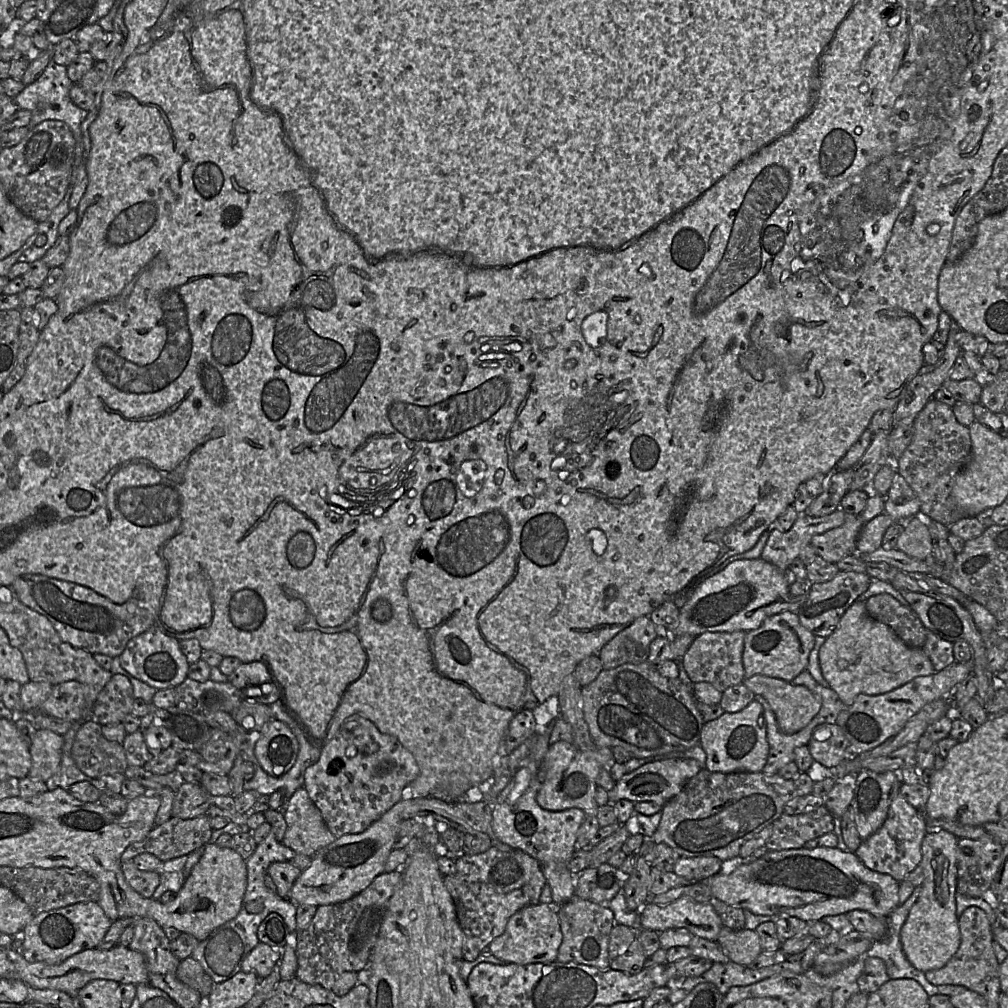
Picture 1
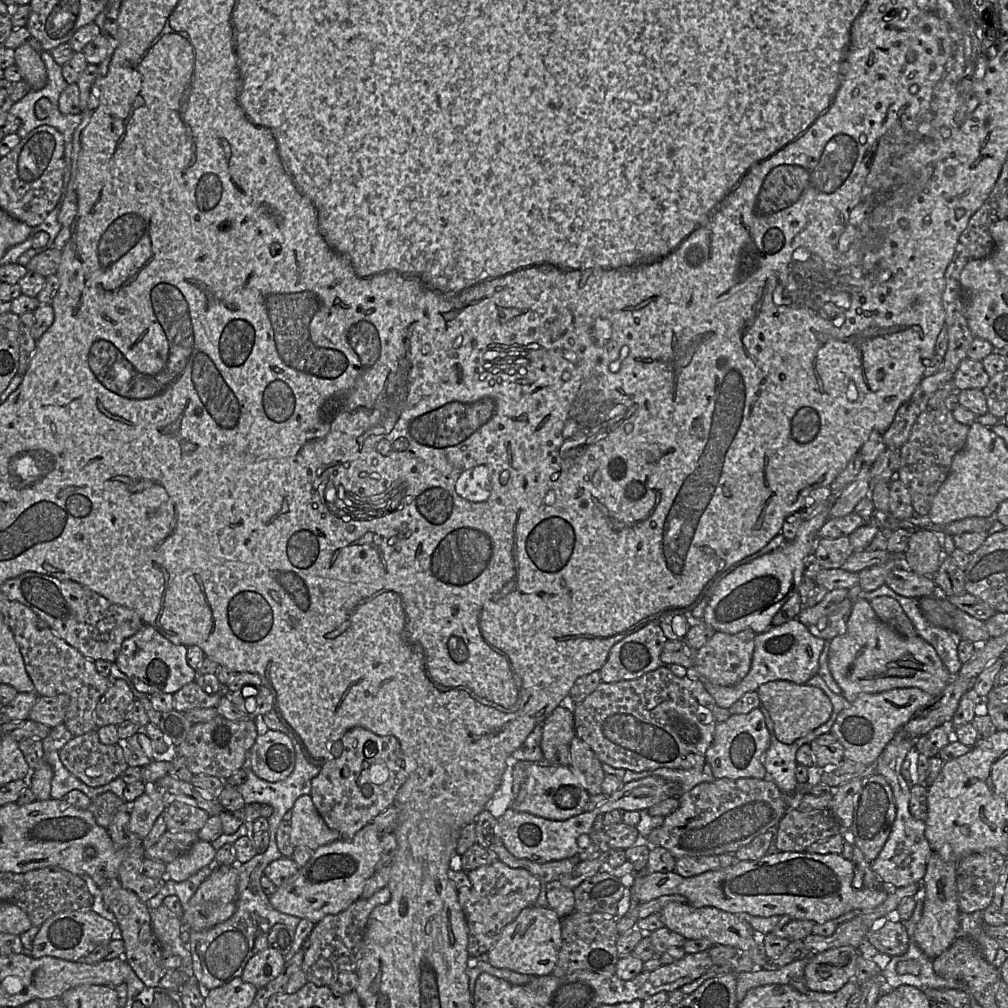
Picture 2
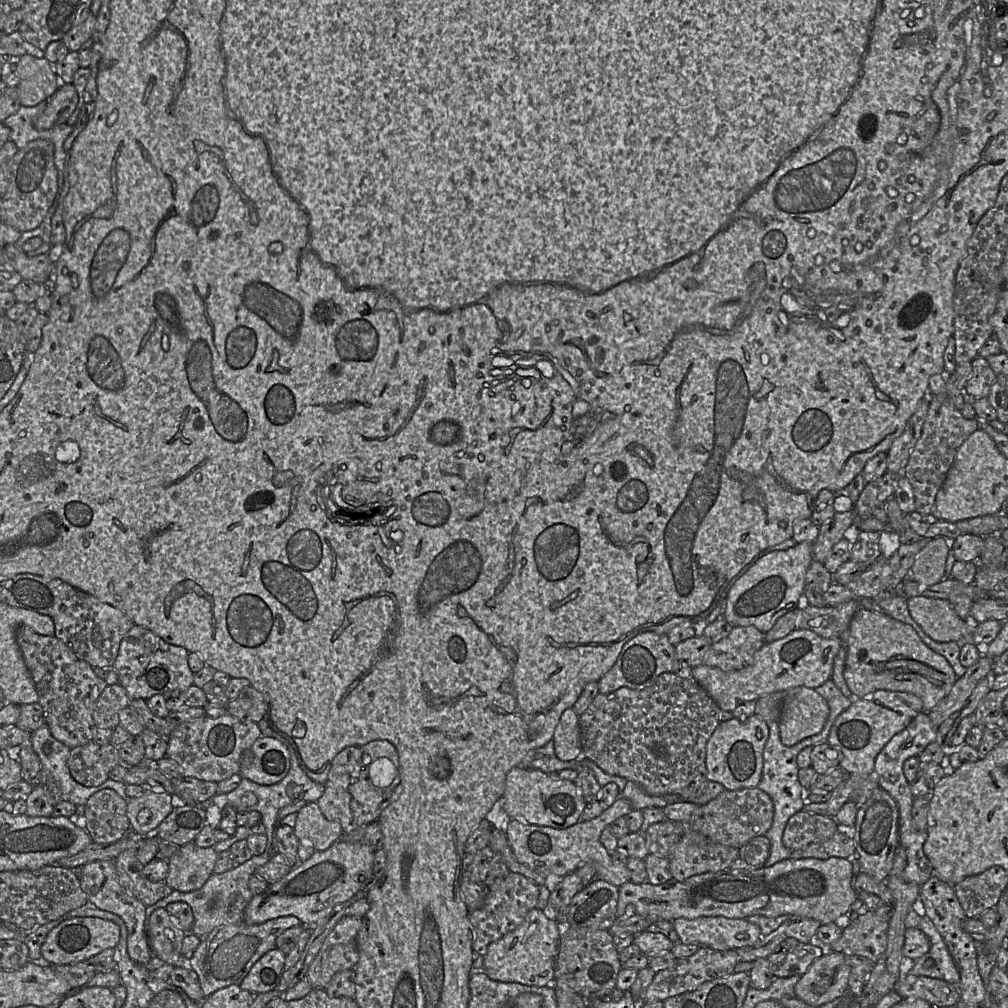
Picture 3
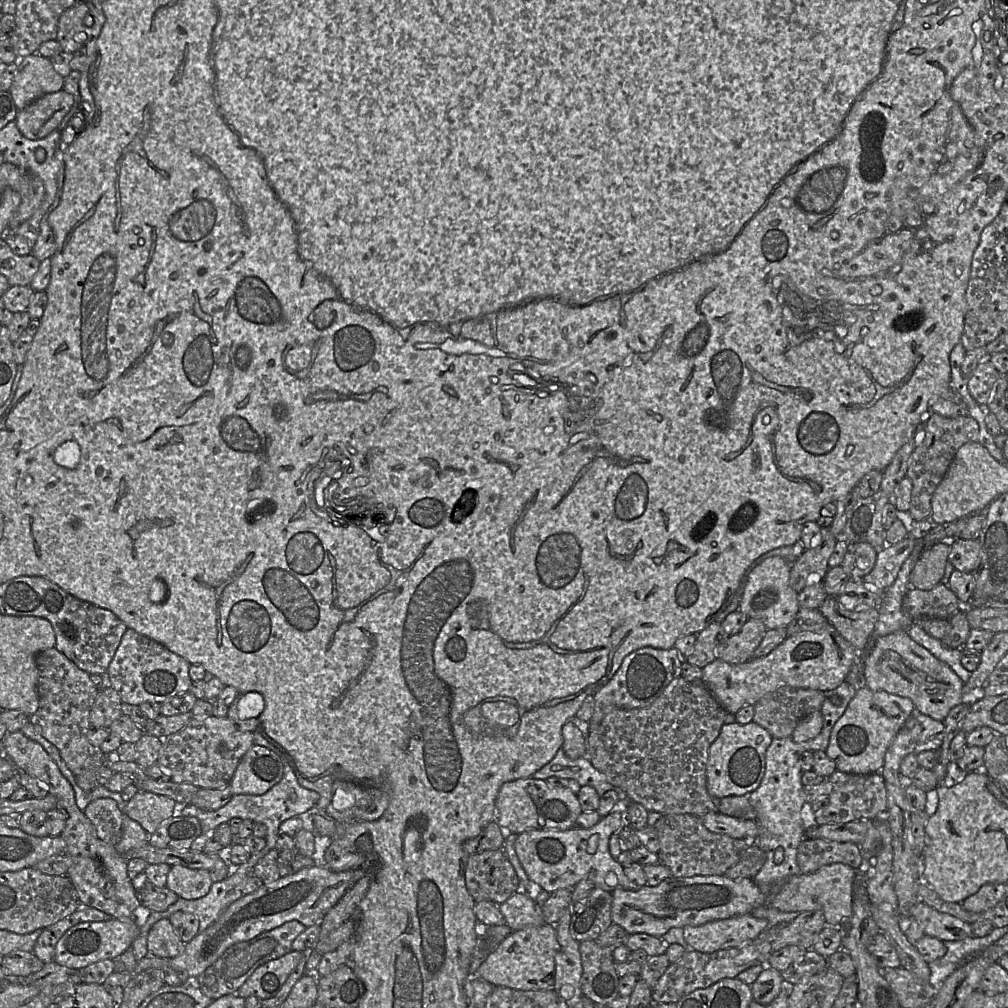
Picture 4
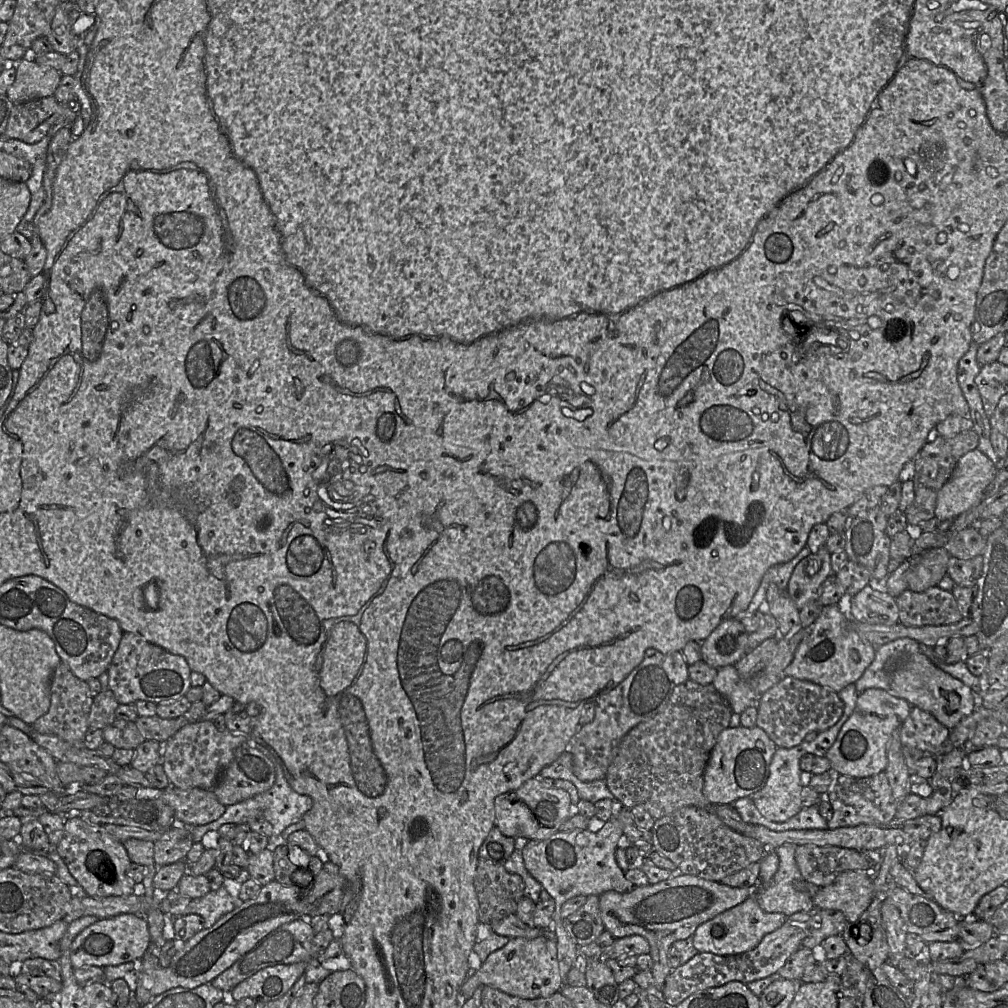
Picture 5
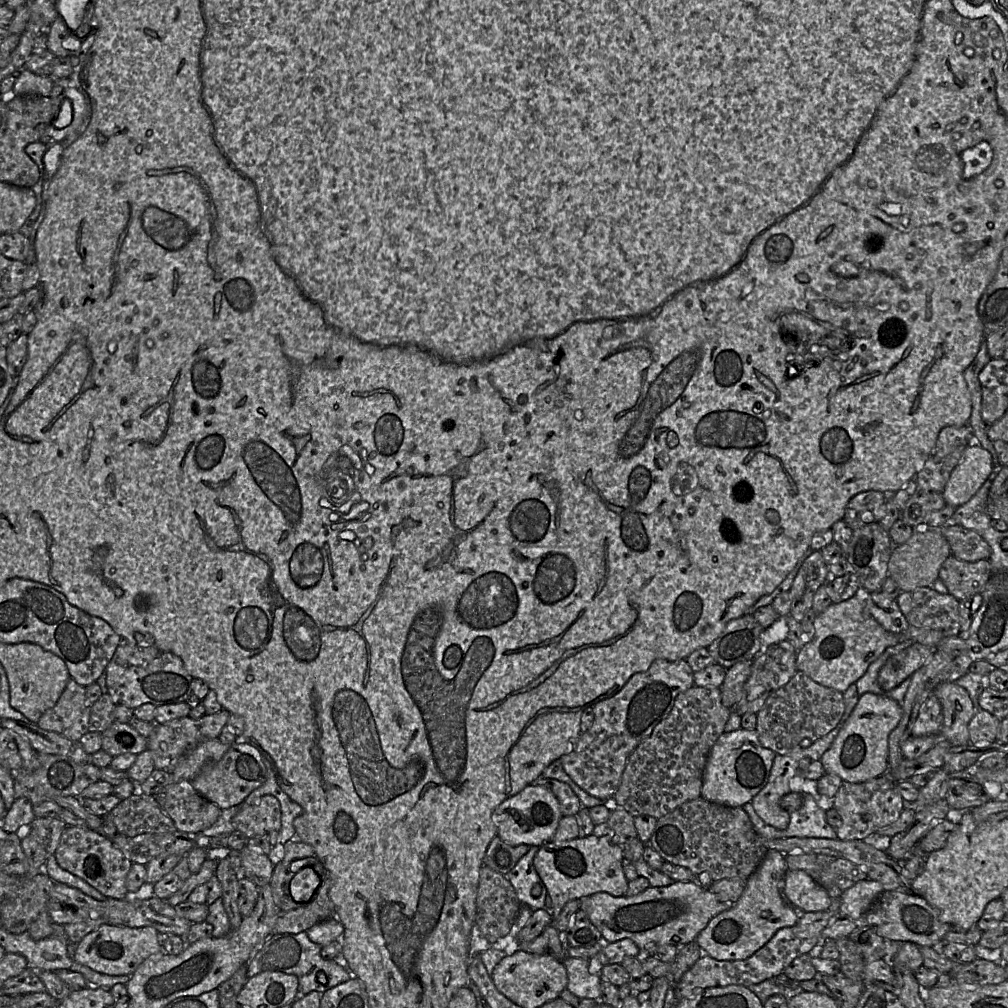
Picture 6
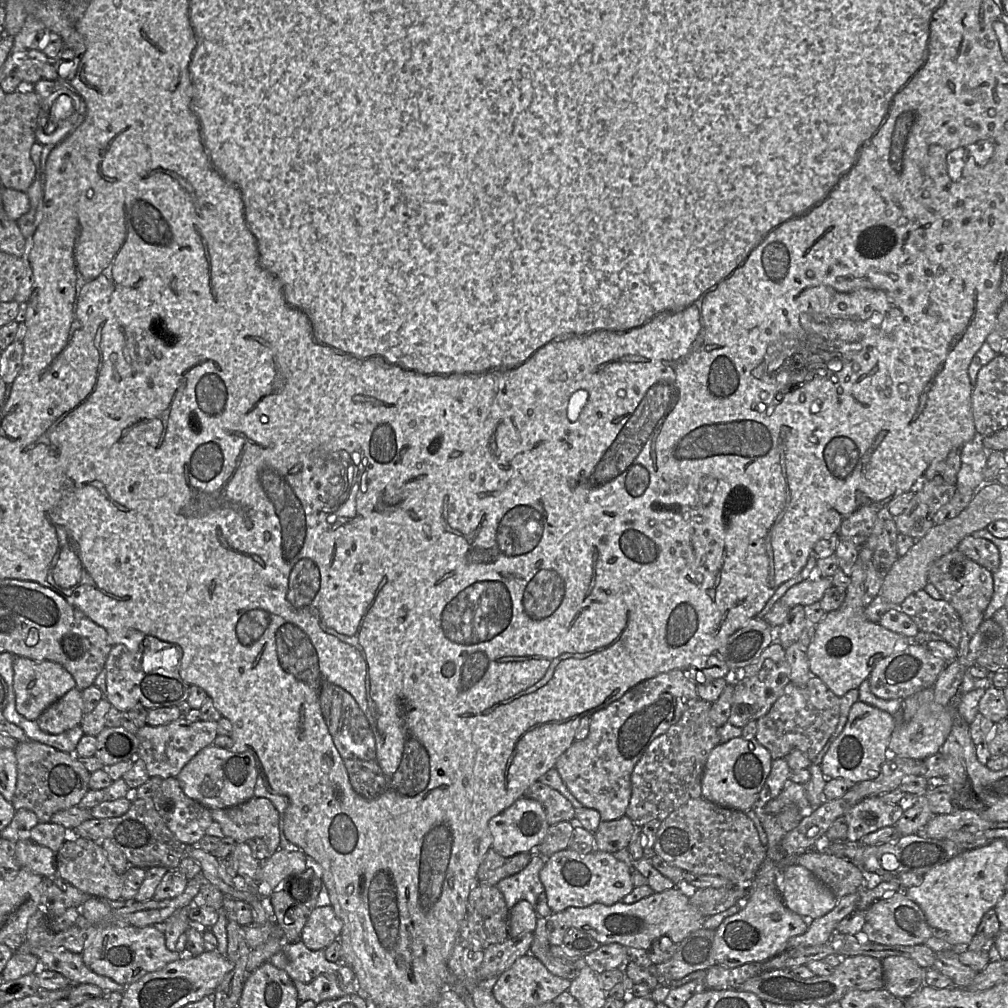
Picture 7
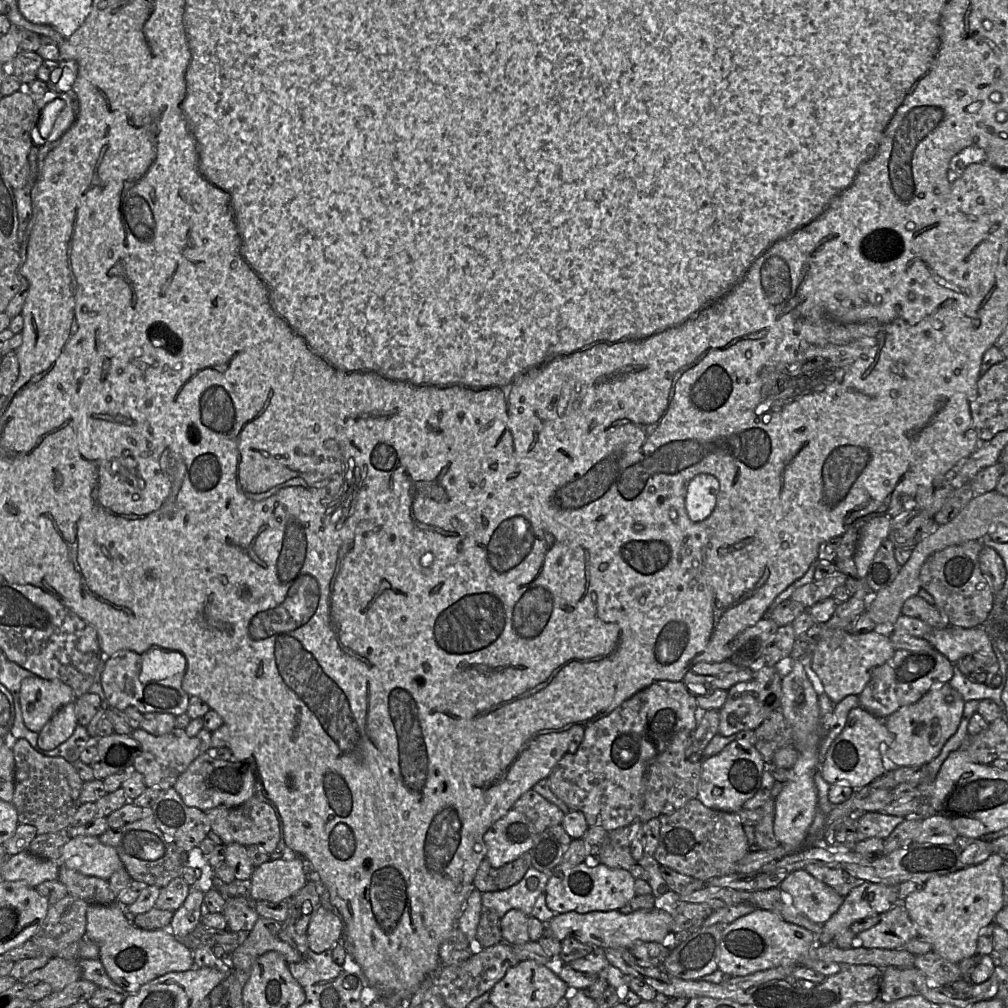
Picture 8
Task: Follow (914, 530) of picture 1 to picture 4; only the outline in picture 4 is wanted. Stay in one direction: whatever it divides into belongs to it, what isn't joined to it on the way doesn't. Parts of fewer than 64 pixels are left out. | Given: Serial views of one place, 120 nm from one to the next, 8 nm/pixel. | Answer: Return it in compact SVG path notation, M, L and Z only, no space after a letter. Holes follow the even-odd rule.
M937 543L925 551L911 572L910 587L928 591L941 583L949 553L950 546L946 543Z

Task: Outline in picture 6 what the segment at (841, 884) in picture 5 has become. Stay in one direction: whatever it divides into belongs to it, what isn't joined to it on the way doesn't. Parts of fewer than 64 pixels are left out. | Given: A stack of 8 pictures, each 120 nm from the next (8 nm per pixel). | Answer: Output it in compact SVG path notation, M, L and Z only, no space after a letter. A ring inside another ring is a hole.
M859 881L841 895L840 912L852 920L860 921L884 891L883 885L878 881Z

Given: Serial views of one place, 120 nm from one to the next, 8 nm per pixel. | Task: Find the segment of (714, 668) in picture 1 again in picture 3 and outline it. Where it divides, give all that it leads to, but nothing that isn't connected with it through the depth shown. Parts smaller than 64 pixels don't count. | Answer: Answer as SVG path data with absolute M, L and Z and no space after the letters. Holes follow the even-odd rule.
M734 626L726 637L712 644L704 658L703 665L718 668L723 671L741 670L753 662L755 653L764 644L764 633L756 627Z

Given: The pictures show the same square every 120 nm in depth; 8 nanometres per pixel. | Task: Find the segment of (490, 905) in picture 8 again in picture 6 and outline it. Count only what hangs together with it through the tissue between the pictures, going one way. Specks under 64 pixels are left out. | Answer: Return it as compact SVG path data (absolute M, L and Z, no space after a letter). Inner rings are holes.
M530 846L528 852L518 861L516 866L507 874L505 878L513 886L521 904L526 904L532 911L544 909L545 899L548 895L547 889L534 868L534 857L539 847ZM535 885L541 887L541 894L533 897L531 890Z

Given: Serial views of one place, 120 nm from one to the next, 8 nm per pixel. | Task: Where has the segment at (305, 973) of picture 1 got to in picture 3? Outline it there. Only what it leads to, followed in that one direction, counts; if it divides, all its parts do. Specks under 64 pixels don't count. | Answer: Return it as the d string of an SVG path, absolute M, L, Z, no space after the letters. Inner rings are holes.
M345 915L334 926L310 964L307 978L312 988L325 988L339 971L353 969L359 960L357 936L362 917Z

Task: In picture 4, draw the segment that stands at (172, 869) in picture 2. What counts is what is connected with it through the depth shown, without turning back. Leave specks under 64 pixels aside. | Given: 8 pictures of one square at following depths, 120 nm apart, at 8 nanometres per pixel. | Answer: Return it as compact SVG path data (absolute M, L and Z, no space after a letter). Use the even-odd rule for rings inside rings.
M182 865L171 866L167 879L167 888L186 900L206 896L212 884L209 870L190 869Z

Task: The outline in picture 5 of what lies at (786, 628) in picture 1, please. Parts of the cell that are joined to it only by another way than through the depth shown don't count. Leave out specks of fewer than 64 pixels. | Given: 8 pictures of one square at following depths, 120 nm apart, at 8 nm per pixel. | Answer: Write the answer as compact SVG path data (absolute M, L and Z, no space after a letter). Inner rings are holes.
M837 604L823 606L786 667L785 676L810 681L835 692L855 683L873 661L877 649L857 632L856 621L847 618ZM734 665L718 668L712 685L726 699L732 712L736 714L756 705L756 693L752 688L752 678L741 678Z

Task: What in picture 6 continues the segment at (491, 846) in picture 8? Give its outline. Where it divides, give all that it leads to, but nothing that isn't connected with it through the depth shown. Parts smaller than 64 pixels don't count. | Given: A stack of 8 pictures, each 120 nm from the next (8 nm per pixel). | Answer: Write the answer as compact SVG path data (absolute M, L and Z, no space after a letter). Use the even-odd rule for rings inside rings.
M530 784L521 792L499 804L492 819L497 828L497 836L511 846L525 844L540 847L551 842L562 818L559 801L547 788Z

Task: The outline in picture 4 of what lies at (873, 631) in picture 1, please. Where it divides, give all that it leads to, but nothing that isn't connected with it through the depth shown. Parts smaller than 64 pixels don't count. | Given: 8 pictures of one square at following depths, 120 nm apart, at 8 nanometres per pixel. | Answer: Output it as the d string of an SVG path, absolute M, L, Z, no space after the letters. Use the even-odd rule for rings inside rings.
M905 630L878 638L864 665L865 687L907 697L915 708L944 722L955 706L963 703L964 683L960 677L930 651L917 644Z

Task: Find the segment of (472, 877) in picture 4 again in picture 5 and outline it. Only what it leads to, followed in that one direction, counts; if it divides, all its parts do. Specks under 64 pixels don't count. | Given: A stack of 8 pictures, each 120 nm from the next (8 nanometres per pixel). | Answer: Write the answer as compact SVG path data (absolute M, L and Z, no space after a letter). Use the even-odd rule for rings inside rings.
M481 858L478 861L474 886L479 902L479 921L490 926L515 914L518 902L525 894L524 882L518 874L509 873L503 865L496 865Z

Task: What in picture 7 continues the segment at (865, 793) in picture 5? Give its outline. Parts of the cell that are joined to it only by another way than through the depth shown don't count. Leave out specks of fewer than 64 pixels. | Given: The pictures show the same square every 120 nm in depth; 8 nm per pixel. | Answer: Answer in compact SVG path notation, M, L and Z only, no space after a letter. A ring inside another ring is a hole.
M878 796L863 799L846 814L846 841L857 842L878 829L894 826L905 811L905 805L888 804Z

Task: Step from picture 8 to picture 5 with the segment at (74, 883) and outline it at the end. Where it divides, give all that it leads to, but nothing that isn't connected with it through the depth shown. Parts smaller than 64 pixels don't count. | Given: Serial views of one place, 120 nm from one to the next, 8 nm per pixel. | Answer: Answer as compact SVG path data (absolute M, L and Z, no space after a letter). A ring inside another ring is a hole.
M74 813L64 817L64 834L56 847L56 853L66 864L70 874L77 880L86 895L91 897L129 896L136 883L129 878L132 863L123 843L112 838Z

